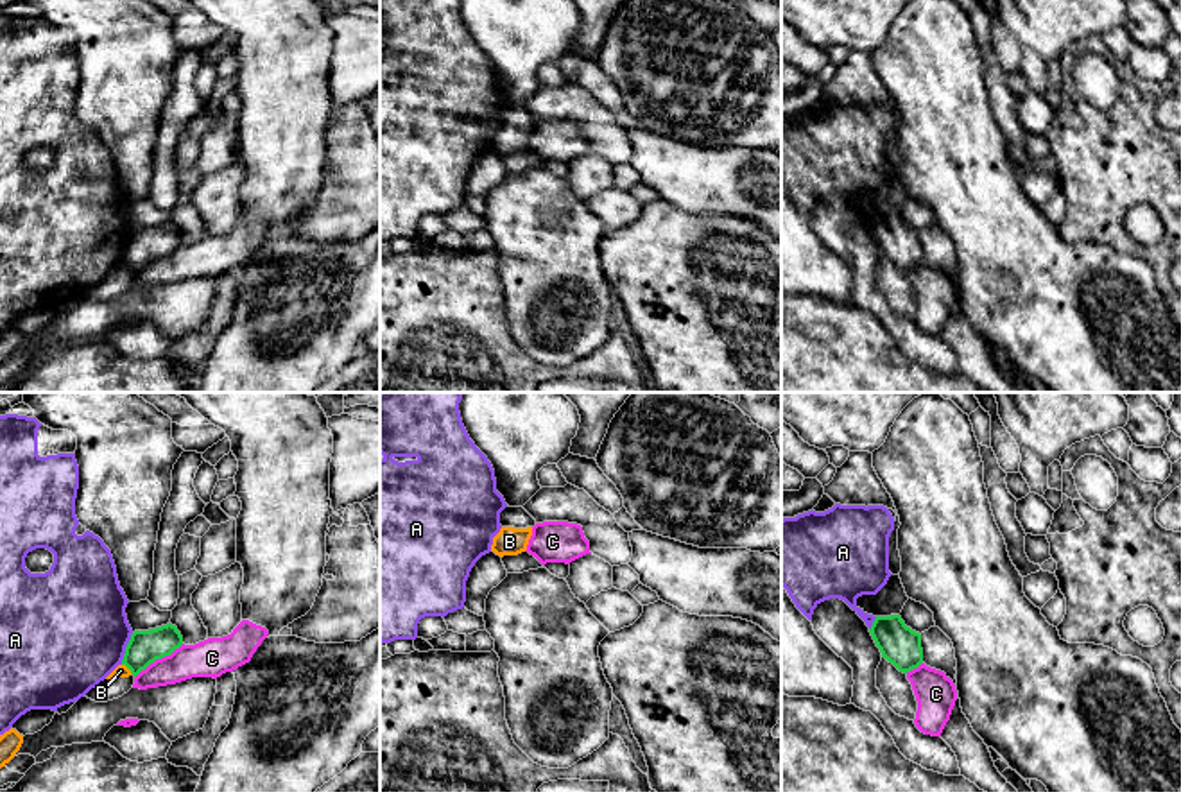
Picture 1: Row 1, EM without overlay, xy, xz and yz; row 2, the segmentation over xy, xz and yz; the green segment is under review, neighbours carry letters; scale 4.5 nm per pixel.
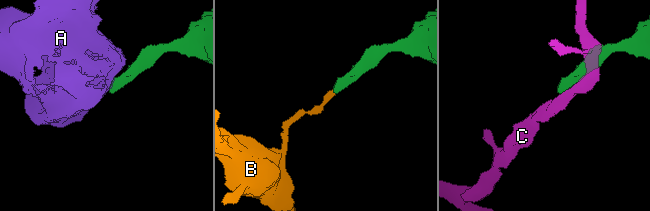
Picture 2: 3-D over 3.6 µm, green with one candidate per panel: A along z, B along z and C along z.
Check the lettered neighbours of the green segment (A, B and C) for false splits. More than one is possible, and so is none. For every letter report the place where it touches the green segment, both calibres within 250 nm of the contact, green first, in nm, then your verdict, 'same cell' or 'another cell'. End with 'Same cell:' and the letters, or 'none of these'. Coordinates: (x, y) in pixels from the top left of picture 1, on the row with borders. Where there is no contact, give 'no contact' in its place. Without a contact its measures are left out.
A: meets green in xy at (126, 649); 150 nm thick on the green side, 480 nm on the other; another cell
B: meets green in xy at (128, 667); 150 nm thick on the green side, 60 nm on the other; another cell
C: meets green in xy at (158, 658); 150 nm thick on the green side, 170 nm on the other; another cell
Same cell: none of these

